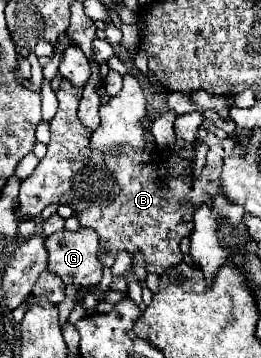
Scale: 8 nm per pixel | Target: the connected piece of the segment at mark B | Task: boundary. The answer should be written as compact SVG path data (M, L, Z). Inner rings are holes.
M62 79L60 87L56 91L56 97L60 101L60 107L58 107L58 113L54 115L54 119L50 121L52 137L50 137L50 143L48 143L48 153L38 163L34 173L30 177L26 177L20 185L18 215L22 219L36 219L46 205L50 205L50 203L68 203L68 205L74 207L74 211L78 211L78 219L80 219L82 227L92 227L98 233L98 237L108 243L108 253L100 251L100 255L98 255L100 261L104 263L104 267L112 267L114 255L120 249L124 249L124 251L138 251L140 249L144 253L148 273L162 275L168 267L178 265L182 261L180 239L190 235L192 227L194 227L192 225L192 211L202 203L210 203L212 191L216 191L218 185L220 185L222 161L224 161L226 155L232 155L232 151L236 147L236 141L232 137L220 139L210 129L200 127L198 139L202 139L210 147L202 177L194 179L192 175L188 175L184 179L170 179L168 177L166 157L162 155L162 151L148 153L148 151L136 151L132 147L122 147L120 157L114 157L114 155L102 157L98 151L90 151L88 145L90 145L90 135L92 133L80 123L78 113L76 113L78 103L82 99L82 87L74 87L74 85L68 83L68 79Z

